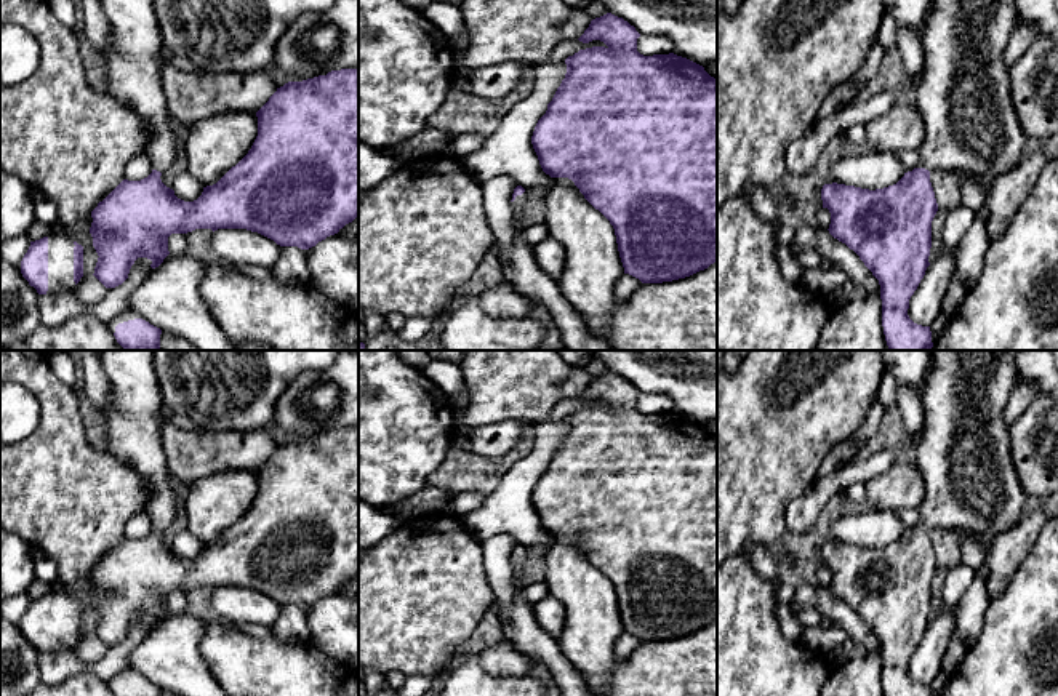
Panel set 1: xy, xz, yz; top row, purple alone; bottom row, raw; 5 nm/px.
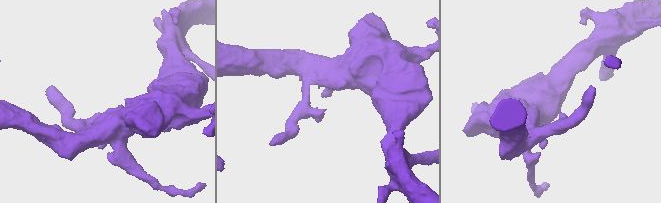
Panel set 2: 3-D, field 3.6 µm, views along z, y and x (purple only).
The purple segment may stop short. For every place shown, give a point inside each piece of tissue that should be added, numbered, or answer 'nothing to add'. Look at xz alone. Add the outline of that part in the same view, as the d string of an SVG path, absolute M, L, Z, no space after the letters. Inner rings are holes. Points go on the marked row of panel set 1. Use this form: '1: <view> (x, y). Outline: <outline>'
1: xz (519, 268). Outline: M527 190L517 195L512 205L512 240L501 253L495 245L493 251L501 261L501 278L525 294L535 306L546 307L562 333L563 347L568 350L616 350L605 339L594 336L581 315L562 294L559 280L547 275L535 259L533 246L523 242L525 226L522 214L527 211Z

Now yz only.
1: yz (964, 96). Outline: M932 0L919 32L924 75L916 88L916 107L925 123L919 168L997 178L1020 165L1026 136L1015 115L1004 62L1016 24L1015 0Z

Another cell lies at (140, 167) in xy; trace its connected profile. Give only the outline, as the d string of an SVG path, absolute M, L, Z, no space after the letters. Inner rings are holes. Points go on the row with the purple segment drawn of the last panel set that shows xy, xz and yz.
M146 154L131 158L125 168L125 179L141 181L152 173L152 163Z

